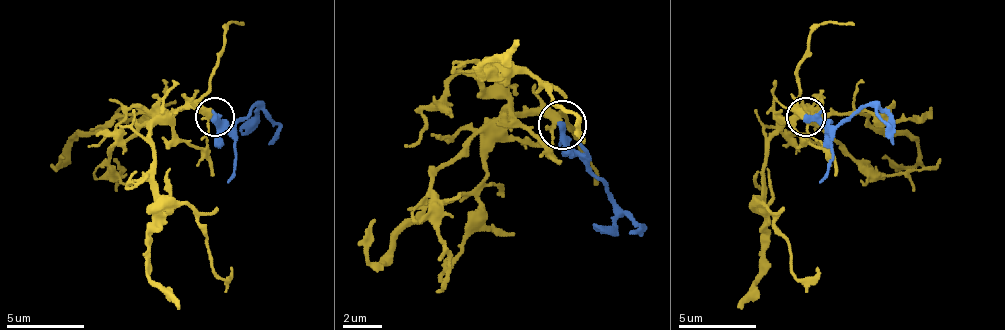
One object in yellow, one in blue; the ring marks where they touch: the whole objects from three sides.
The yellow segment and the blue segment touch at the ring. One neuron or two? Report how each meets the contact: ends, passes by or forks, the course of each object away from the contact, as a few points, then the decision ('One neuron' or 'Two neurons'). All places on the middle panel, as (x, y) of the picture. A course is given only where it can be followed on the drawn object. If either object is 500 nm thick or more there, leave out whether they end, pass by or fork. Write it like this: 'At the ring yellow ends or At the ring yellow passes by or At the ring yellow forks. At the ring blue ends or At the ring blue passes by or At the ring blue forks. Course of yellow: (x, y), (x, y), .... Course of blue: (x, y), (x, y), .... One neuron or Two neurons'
At the ring yellow passes by. At the ring blue ends. Course of yellow: (563, 126), (519, 116), (486, 87), (486, 72), (524, 67), (553, 101), (578, 121), (582, 145). Course of blue: (563, 126), (563, 140), (636, 227), (631, 232). One neuron

